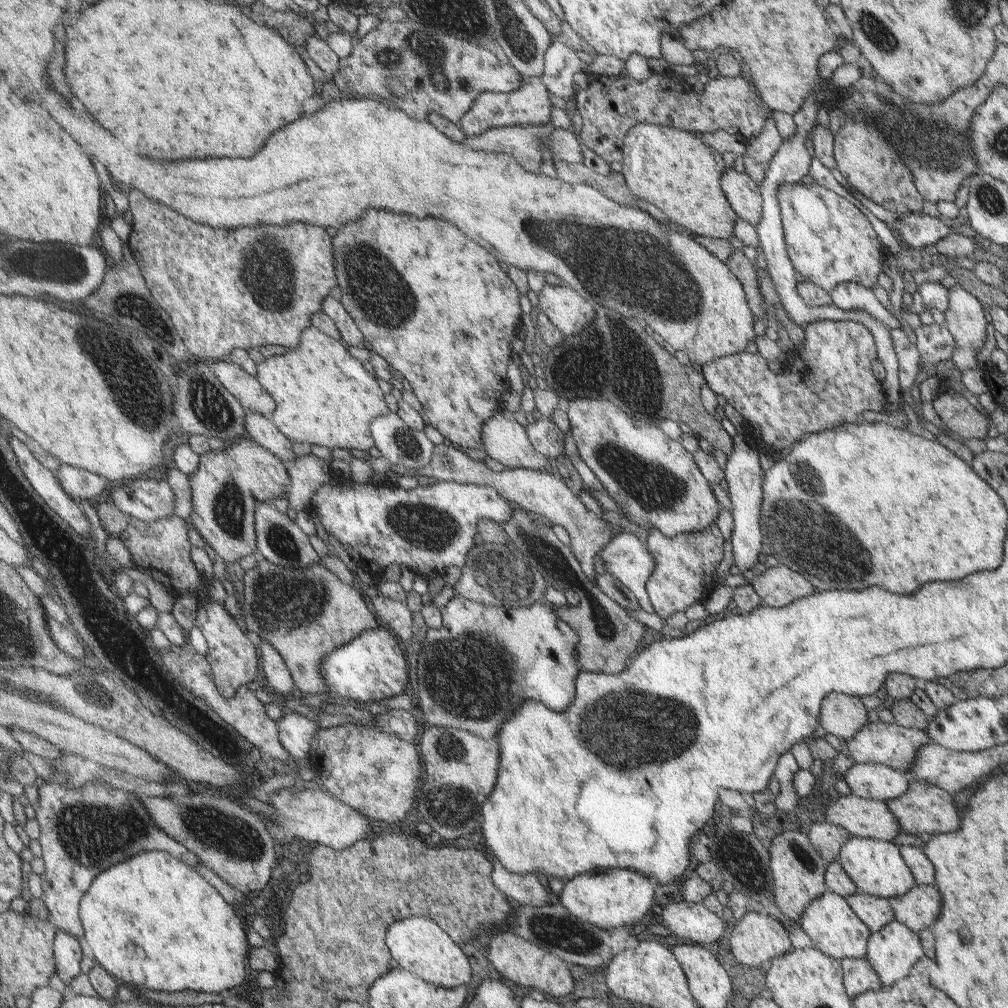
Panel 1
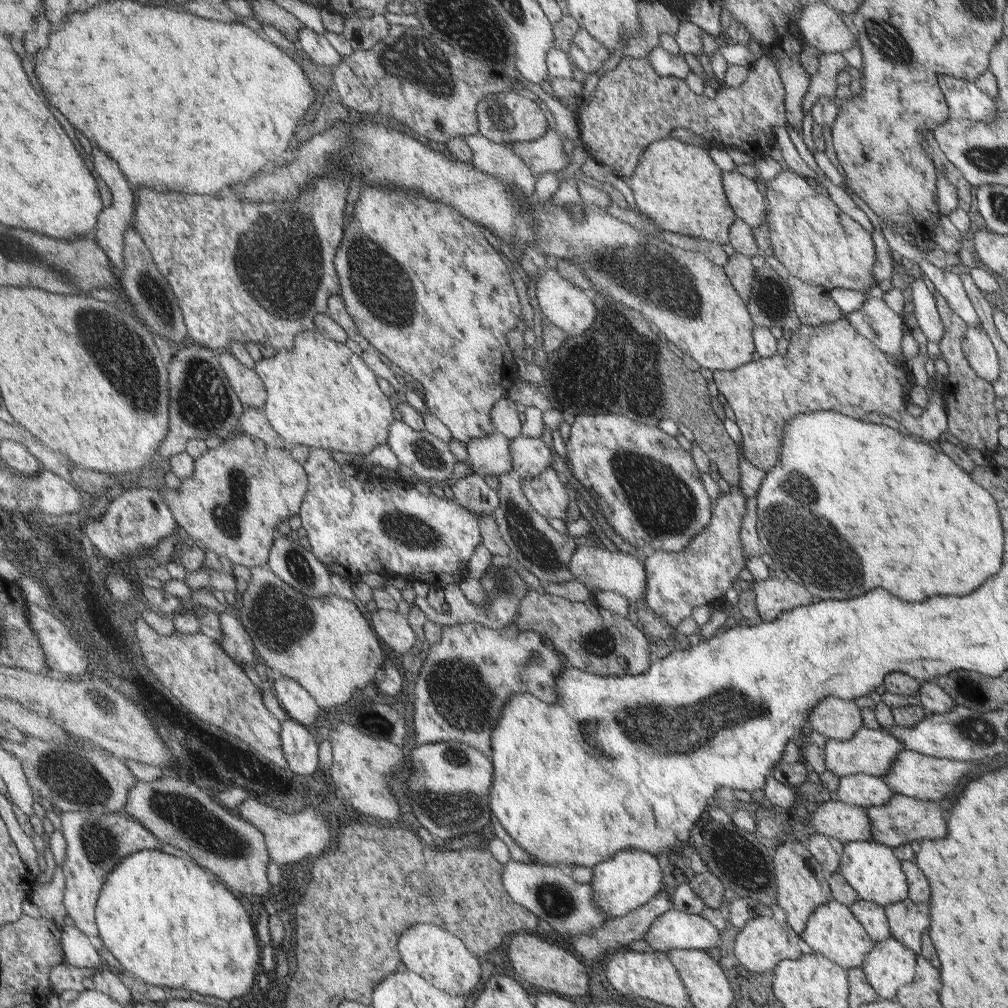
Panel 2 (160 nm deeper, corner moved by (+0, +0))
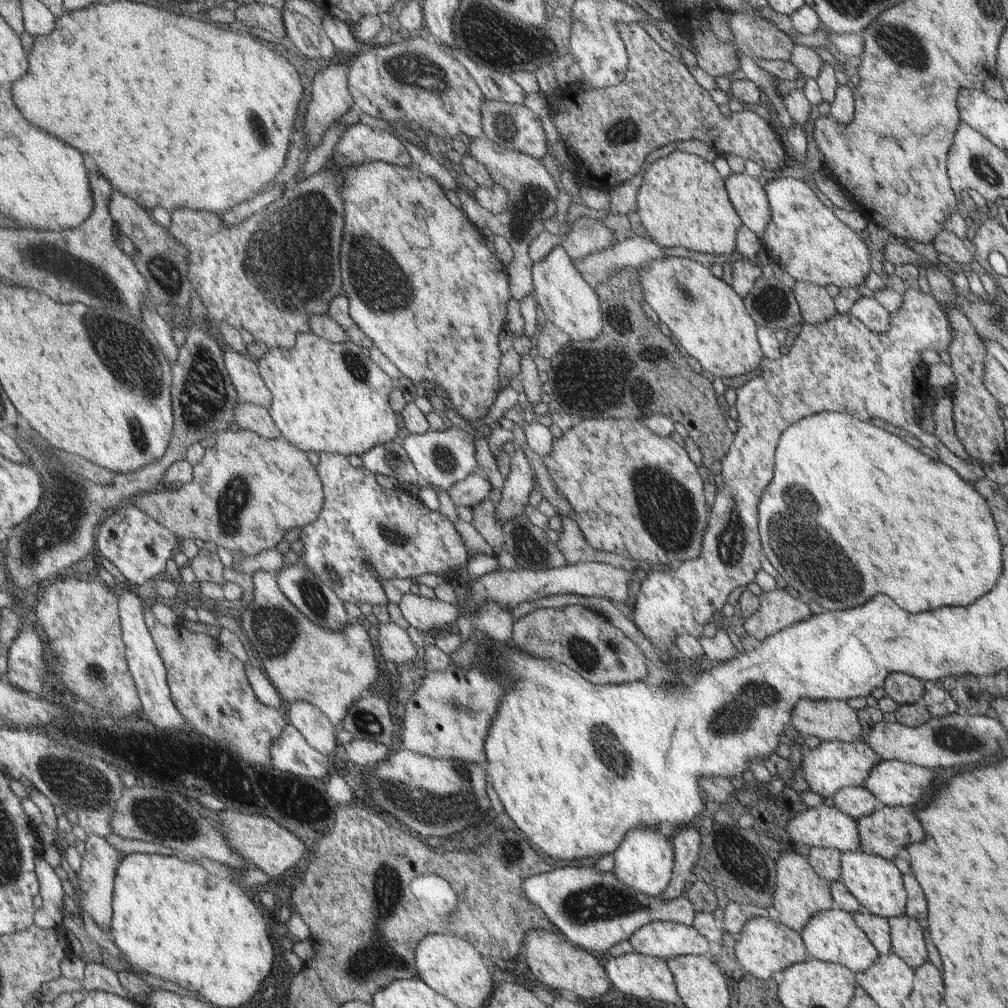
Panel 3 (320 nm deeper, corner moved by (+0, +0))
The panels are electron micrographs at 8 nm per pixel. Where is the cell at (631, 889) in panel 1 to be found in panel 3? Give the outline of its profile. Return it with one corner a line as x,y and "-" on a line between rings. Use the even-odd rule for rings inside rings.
641,828
641,830
629,832
626,839
622,841
622,845
613,852
613,858
611,872
627,888
655,898
666,891
667,884
670,883
673,875
674,850
669,846
669,838
659,834
658,828

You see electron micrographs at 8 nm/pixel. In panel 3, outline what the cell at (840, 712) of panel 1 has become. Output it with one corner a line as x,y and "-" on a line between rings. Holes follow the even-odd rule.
802,700
795,704
790,718
800,739
814,736
819,741
852,742
860,739
859,720
845,702

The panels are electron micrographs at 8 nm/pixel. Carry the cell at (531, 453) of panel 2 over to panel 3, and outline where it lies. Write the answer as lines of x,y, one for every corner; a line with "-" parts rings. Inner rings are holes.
518,447
510,453
509,469
503,479
501,500
494,508
499,523
509,522
511,518
524,512
524,506
528,504
528,495
535,486
533,466

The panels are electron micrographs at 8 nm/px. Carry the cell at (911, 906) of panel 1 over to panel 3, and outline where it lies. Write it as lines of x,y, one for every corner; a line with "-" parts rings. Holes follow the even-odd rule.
903,914
889,920
891,952
910,965
918,968
927,960
925,952
924,924

